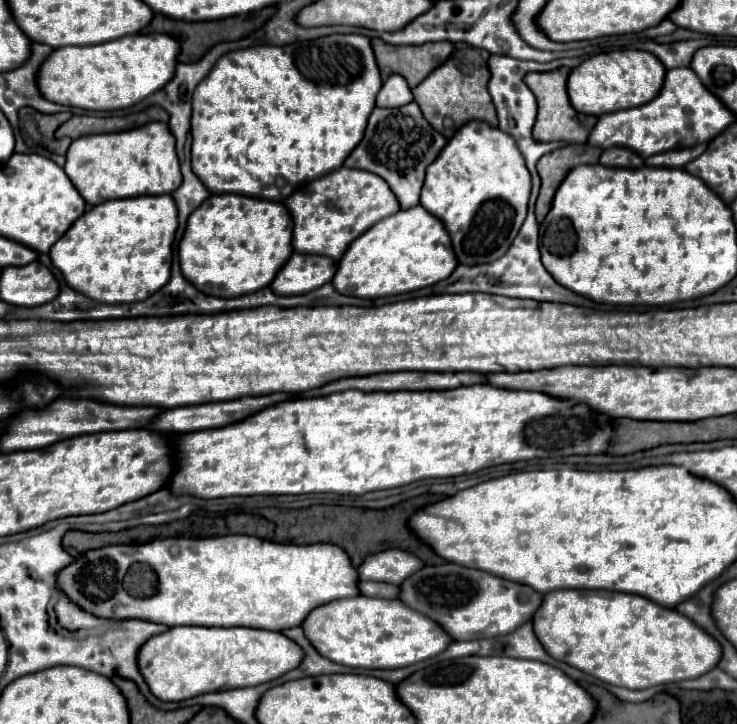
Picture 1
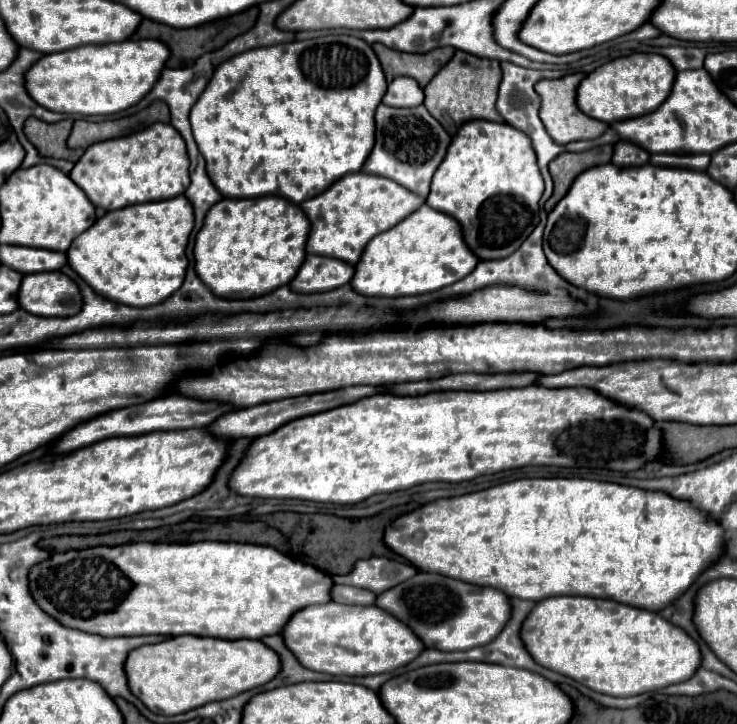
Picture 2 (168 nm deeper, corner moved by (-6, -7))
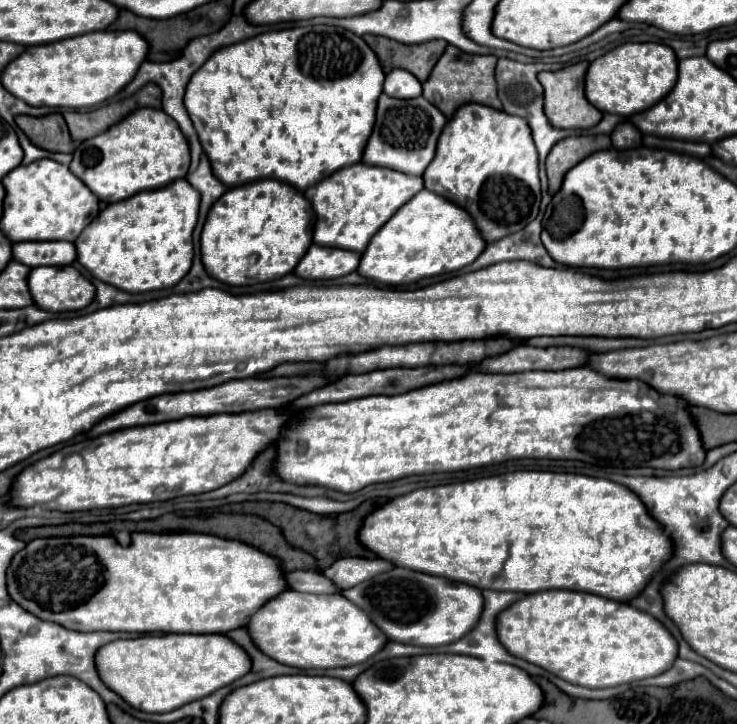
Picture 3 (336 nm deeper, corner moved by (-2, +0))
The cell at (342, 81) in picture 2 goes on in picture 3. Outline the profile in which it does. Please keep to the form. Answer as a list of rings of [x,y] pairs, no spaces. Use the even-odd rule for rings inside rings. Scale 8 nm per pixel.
[[[305,26],[305,28],[289,28],[289,30],[277,30],[277,32],[265,32],[259,34],[255,38],[231,44],[227,48],[217,50],[193,76],[191,82],[187,84],[187,92],[185,92],[185,108],[195,124],[195,130],[199,134],[201,146],[205,150],[205,154],[211,160],[213,166],[213,174],[227,186],[239,186],[239,184],[247,184],[253,180],[261,180],[261,178],[275,178],[281,182],[287,182],[291,186],[295,186],[297,190],[305,192],[309,186],[315,186],[317,182],[321,182],[323,178],[327,178],[329,174],[333,174],[335,170],[341,170],[343,166],[351,166],[355,162],[361,160],[365,144],[371,136],[373,124],[375,124],[375,110],[377,110],[377,100],[383,92],[383,70],[379,66],[379,60],[375,58],[375,52],[365,44],[365,40],[345,28],[339,26]]]

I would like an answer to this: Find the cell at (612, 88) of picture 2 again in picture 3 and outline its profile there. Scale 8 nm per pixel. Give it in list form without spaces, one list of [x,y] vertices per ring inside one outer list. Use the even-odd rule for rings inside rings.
[[[627,42],[591,62],[585,76],[585,96],[601,112],[631,118],[657,104],[677,82],[677,56],[675,52],[657,42],[635,44]]]

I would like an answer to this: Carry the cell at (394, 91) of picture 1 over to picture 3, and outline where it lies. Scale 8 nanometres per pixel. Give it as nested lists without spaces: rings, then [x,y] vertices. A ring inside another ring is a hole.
[[[391,70],[385,78],[385,94],[393,98],[417,98],[421,96],[421,84],[407,70]]]

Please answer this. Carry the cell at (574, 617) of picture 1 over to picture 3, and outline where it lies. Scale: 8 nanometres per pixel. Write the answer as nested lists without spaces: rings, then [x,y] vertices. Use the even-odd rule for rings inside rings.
[[[571,590],[535,592],[513,602],[497,616],[497,638],[503,648],[507,648],[517,658],[541,666],[565,682],[585,688],[611,688],[651,678],[669,670],[677,658],[675,638],[651,614],[645,614],[625,602],[621,604],[603,596]]]

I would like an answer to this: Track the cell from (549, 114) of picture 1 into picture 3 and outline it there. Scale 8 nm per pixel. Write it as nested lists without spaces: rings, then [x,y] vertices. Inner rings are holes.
[[[581,60],[577,64],[565,66],[557,72],[541,72],[539,74],[539,82],[543,86],[543,96],[545,96],[545,114],[549,118],[549,122],[557,128],[591,128],[595,126],[603,114],[589,104],[589,100],[585,98],[585,72],[589,68],[587,60]]]

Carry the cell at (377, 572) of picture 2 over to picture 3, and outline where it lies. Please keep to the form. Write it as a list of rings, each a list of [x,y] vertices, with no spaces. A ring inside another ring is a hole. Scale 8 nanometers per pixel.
[[[339,558],[323,574],[325,574],[325,578],[331,578],[331,582],[335,582],[339,586],[339,590],[347,590],[355,584],[371,580],[379,572],[387,572],[391,568],[393,568],[393,564],[387,560],[381,560],[381,558],[373,558],[373,560],[369,560],[369,558]]]

